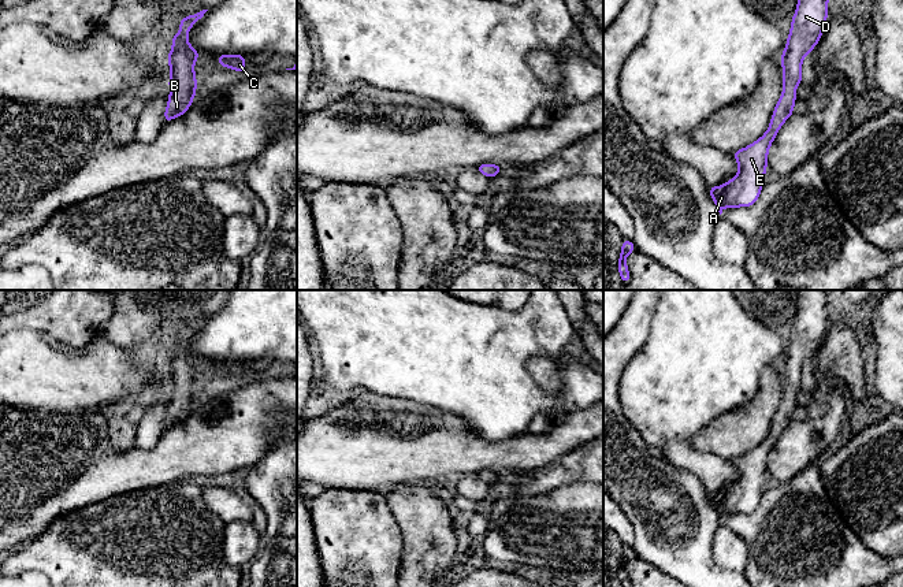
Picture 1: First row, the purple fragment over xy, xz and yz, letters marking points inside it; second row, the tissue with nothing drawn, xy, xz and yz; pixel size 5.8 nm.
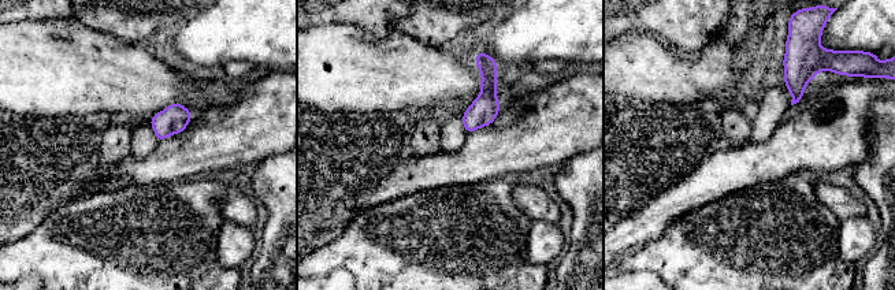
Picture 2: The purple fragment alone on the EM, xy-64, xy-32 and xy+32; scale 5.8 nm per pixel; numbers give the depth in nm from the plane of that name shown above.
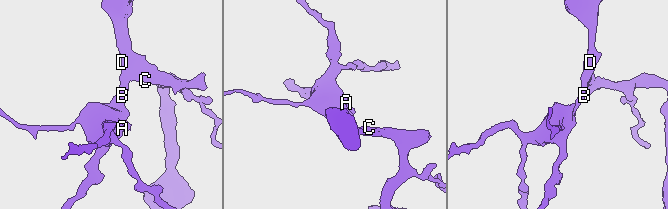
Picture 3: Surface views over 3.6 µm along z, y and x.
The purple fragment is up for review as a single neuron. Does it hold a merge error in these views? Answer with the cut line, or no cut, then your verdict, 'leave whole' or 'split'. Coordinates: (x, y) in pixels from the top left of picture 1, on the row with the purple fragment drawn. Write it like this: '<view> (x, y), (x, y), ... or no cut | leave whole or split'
no cut | leave whole

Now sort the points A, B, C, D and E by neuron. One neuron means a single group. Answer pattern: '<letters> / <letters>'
A B C D E

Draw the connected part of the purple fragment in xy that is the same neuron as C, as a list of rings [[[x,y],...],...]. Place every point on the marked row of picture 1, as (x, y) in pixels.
[[[218,55],[215,59],[219,62],[220,67],[234,68],[237,73],[242,74],[246,70],[245,56],[246,55]]]

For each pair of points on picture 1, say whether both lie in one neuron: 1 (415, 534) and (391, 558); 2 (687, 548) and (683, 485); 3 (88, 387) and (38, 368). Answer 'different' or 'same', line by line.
1: different
2: same
3: same

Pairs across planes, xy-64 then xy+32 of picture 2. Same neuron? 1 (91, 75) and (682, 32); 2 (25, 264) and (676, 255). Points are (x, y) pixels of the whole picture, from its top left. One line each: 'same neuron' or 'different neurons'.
1: different neurons
2: same neuron

